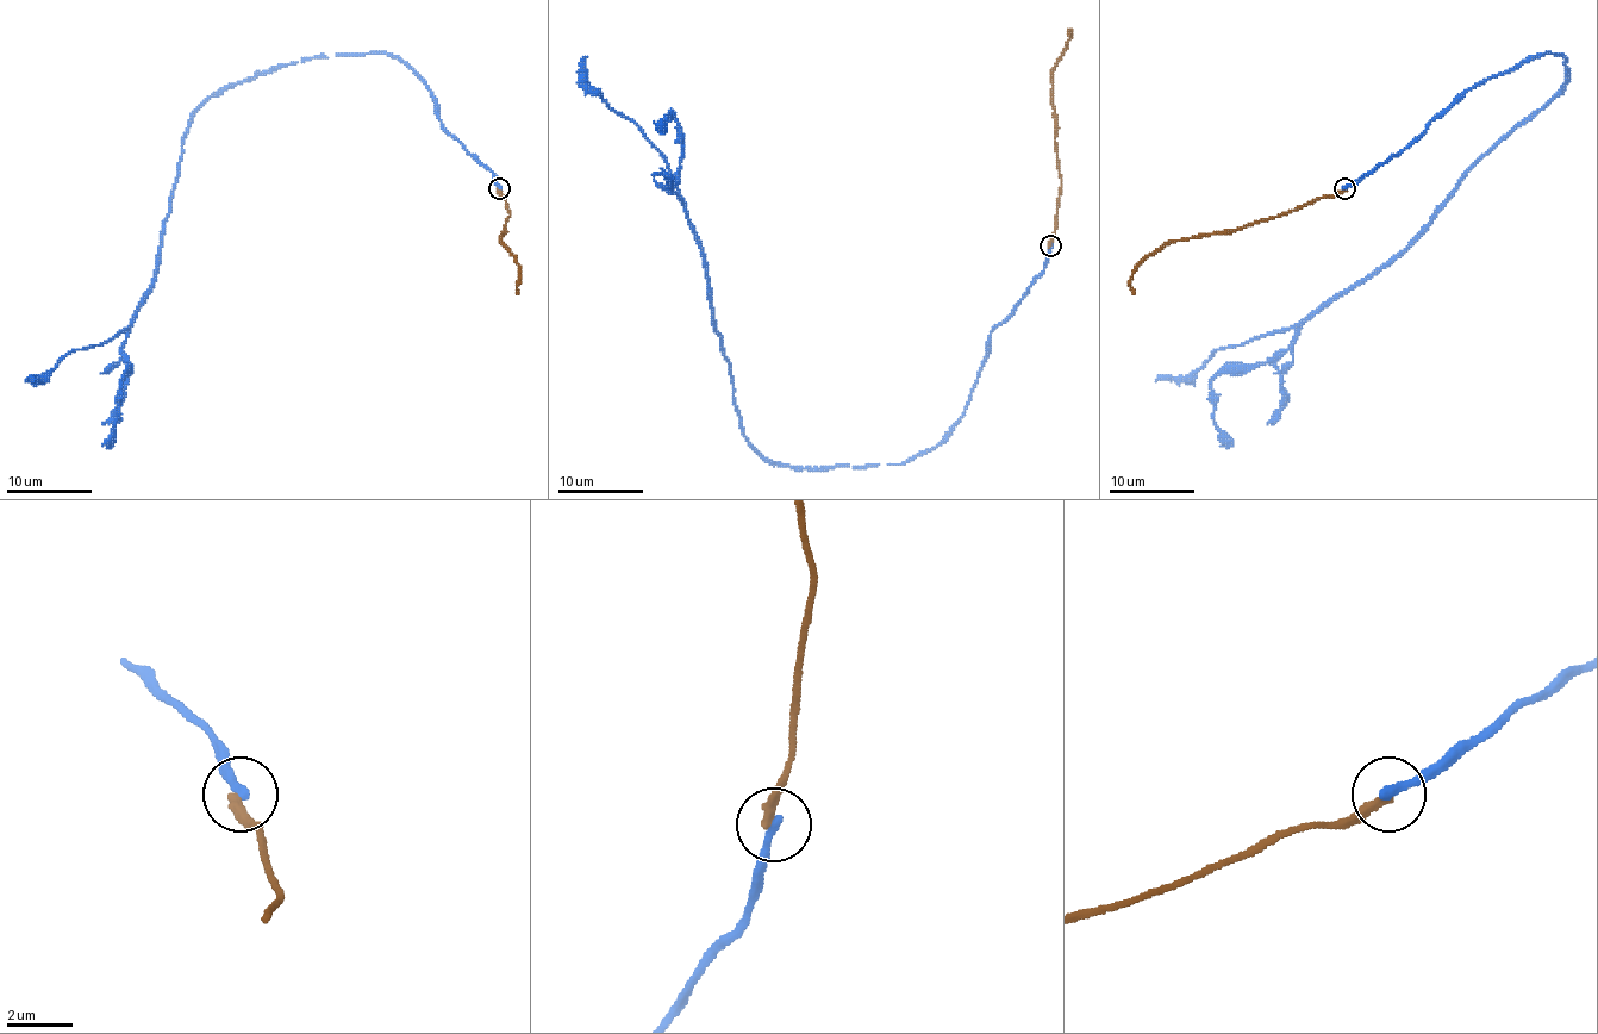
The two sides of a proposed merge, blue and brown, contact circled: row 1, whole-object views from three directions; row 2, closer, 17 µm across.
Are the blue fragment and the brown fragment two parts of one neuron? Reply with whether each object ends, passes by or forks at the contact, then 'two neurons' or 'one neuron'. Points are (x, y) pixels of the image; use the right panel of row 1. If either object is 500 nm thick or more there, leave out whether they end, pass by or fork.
blue ends; brown ends; two neurons

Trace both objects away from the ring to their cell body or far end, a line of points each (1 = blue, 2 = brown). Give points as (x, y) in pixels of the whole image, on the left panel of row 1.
1: (499, 188), (413, 70), (386, 54), (306, 57), (220, 88), (191, 118), (156, 279), (135, 319), (31, 381)
2: (499, 188), (510, 215), (501, 240), (518, 268), (518, 293)

